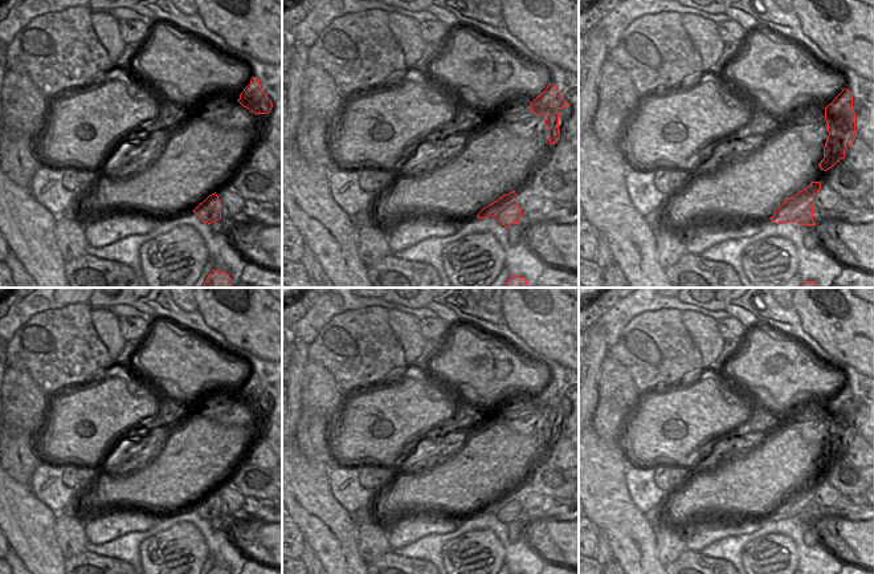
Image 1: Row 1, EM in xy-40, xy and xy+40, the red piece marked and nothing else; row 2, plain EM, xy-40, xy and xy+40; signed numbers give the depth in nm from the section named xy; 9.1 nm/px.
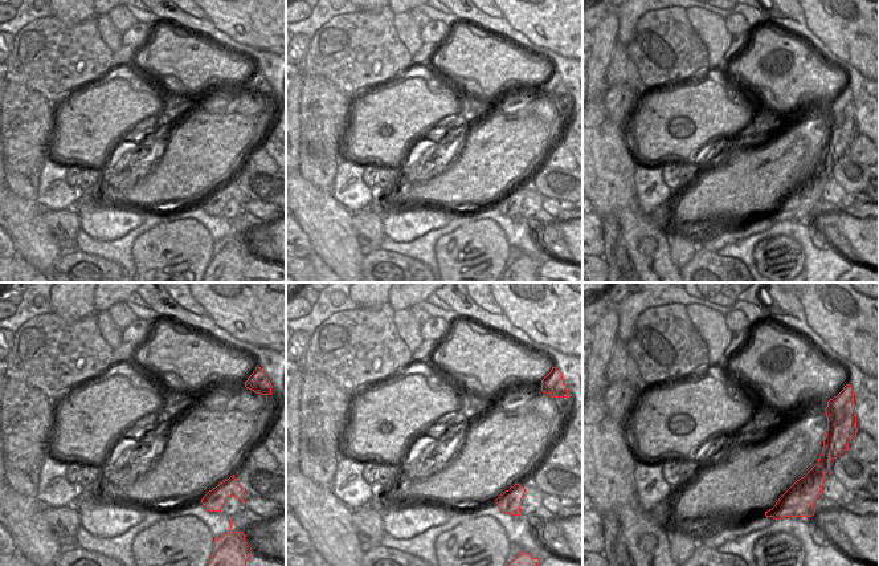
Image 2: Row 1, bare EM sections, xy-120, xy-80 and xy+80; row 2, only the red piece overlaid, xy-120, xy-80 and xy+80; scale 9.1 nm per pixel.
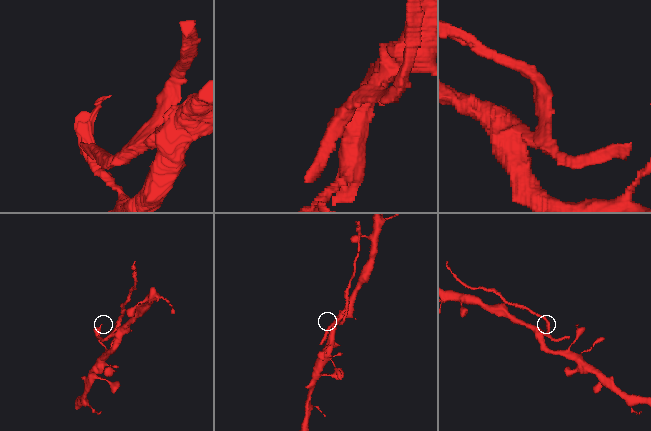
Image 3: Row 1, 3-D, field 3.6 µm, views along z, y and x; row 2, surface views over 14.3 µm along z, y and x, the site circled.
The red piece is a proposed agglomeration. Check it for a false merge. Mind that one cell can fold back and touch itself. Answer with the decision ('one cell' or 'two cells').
two cells

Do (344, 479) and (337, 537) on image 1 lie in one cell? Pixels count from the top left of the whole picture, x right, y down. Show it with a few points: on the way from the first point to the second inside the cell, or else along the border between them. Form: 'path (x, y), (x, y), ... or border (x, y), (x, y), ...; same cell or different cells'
border (326, 476), (331, 495), (351, 515); different cells

